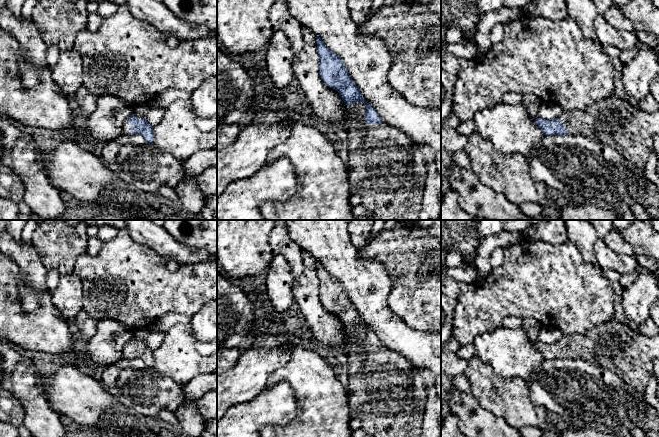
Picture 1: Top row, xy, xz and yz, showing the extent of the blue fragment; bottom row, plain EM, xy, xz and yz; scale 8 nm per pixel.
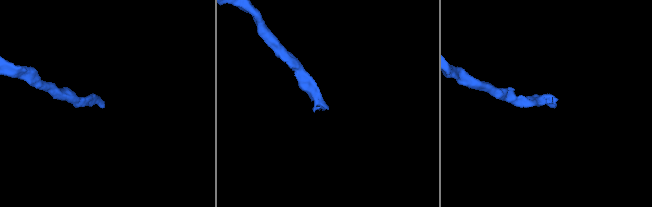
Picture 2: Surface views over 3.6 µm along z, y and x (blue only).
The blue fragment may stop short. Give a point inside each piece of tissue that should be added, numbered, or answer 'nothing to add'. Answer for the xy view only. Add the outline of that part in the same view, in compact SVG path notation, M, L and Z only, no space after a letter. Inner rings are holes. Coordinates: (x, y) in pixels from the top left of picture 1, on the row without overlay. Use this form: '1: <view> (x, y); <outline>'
1: xy (126, 353); M126 344L123 348L123 353L122 353L122 356L124 359L129 359L131 360L132 358L130 357L130 351L128 349L128 344Z

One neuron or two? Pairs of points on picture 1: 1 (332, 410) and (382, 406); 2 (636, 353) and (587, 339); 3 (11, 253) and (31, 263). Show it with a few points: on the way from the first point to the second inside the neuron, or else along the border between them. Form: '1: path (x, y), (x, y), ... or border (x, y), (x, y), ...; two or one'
1: border (345, 388), (348, 394), (348, 409), (351, 418); two
2: path (624, 353), (617, 349), (607, 349), (599, 345); one
3: path (16, 253), (21, 253), (26, 258); one

